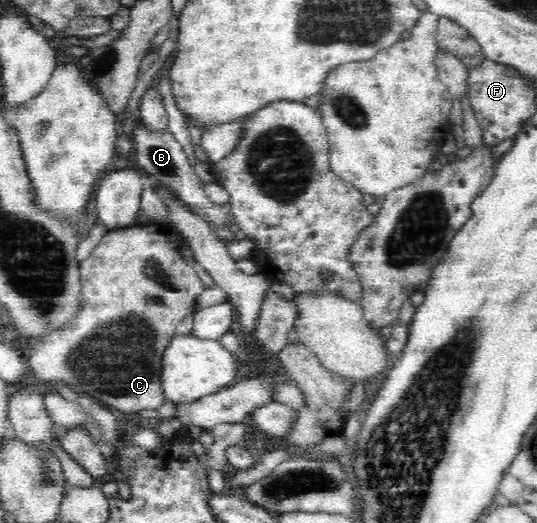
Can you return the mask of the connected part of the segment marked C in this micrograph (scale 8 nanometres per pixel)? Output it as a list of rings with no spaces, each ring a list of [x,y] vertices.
[[[140,223],[135,226],[127,226],[109,230],[103,239],[99,241],[99,245],[93,249],[88,258],[82,261],[80,267],[81,288],[81,311],[75,319],[71,319],[71,323],[61,325],[49,333],[45,333],[41,337],[35,339],[34,343],[24,349],[27,367],[32,371],[33,375],[44,381],[46,384],[67,385],[73,387],[78,395],[89,395],[97,399],[103,406],[114,407],[119,412],[135,415],[143,410],[158,410],[163,403],[166,402],[164,389],[162,388],[162,359],[176,335],[177,326],[184,320],[184,317],[193,314],[197,305],[199,295],[205,291],[205,285],[200,281],[197,271],[190,267],[185,259],[181,247],[184,245],[184,236],[176,233],[174,228],[167,224]]]

